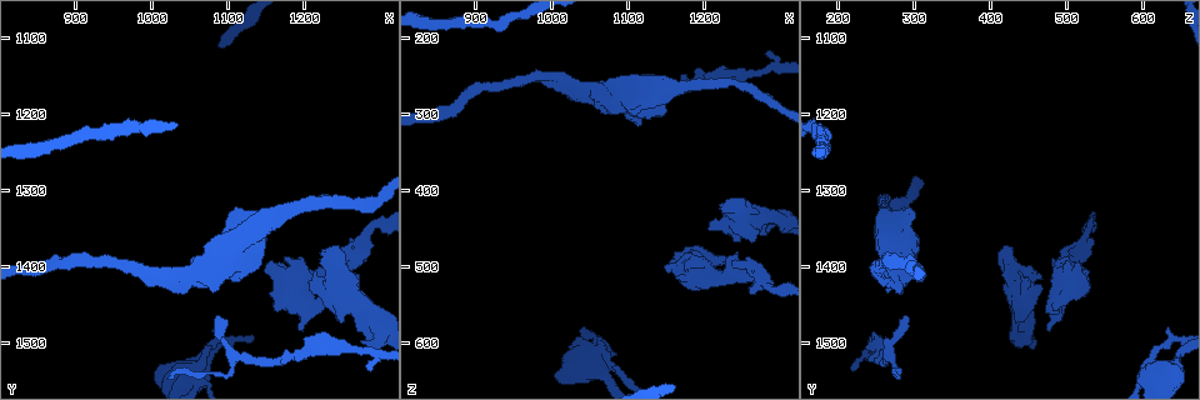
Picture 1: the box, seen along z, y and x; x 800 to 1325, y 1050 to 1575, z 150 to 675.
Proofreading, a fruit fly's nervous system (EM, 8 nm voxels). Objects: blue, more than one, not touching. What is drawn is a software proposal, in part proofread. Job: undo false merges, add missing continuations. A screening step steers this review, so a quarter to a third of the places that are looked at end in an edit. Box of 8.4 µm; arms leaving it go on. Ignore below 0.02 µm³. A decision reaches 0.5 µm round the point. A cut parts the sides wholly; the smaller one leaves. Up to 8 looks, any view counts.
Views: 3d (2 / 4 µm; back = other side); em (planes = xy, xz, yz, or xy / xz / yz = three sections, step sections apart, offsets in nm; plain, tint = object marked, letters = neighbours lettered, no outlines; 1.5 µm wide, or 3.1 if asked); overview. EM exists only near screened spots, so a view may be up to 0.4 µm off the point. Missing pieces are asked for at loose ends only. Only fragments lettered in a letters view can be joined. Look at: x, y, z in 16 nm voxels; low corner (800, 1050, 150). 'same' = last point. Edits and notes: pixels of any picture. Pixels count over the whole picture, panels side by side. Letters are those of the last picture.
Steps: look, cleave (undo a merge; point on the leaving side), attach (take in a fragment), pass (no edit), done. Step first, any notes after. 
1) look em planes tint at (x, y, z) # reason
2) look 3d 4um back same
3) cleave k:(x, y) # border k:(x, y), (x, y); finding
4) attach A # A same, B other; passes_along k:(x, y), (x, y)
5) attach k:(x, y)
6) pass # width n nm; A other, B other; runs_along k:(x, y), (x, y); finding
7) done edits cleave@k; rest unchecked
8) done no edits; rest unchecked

look em planes letters at (1285, 1500, 450) # branch stops here

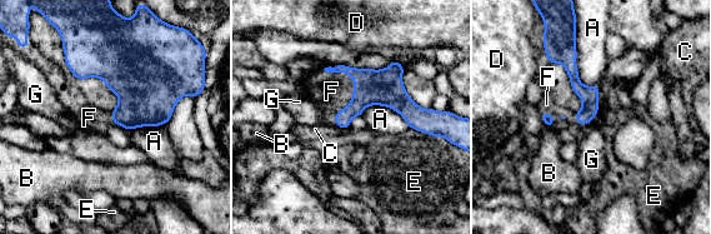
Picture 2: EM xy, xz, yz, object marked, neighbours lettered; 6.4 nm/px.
attach F # A other, B other, C other, D other, E other, F same, G other; it goes on there

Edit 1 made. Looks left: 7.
look overview # see it whole again

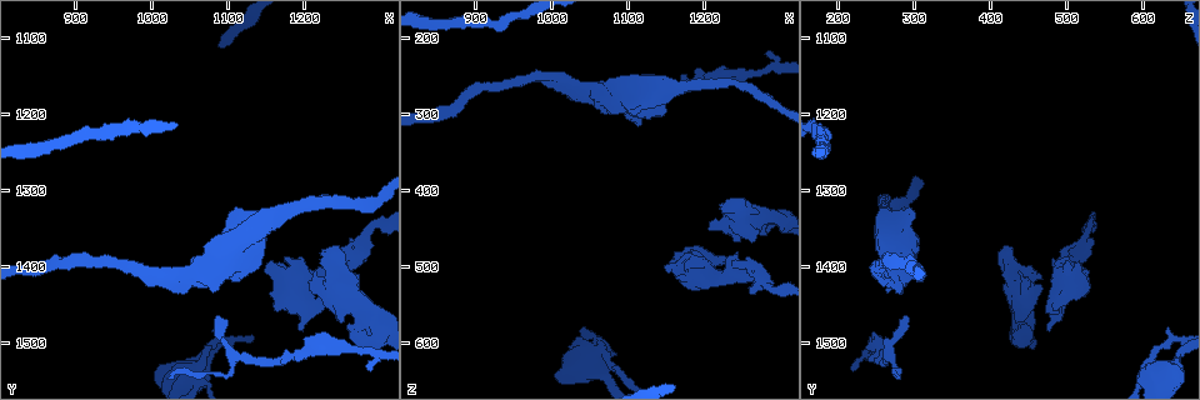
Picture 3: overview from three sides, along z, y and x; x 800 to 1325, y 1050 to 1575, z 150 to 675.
look em planes plain at (1155, 1395, 500) # an open end

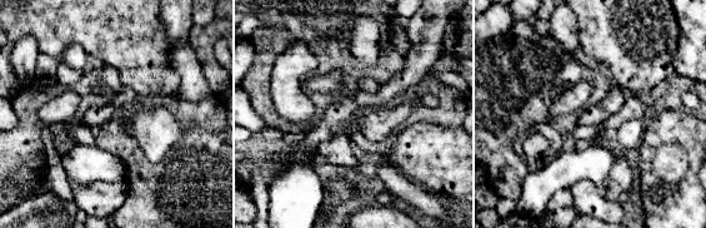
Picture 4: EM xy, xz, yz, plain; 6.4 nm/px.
look em planes letters same # see the neighbours

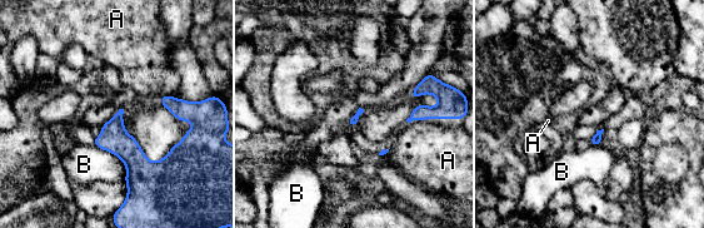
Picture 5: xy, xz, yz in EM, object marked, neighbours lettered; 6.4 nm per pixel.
pass # A other, B other; border 5:(93, 143), (123, 162), (125, 181); no lettered fragment goes on from it

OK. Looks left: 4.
look 3d 4um at (1295, 1345, 530) # sudden change in width

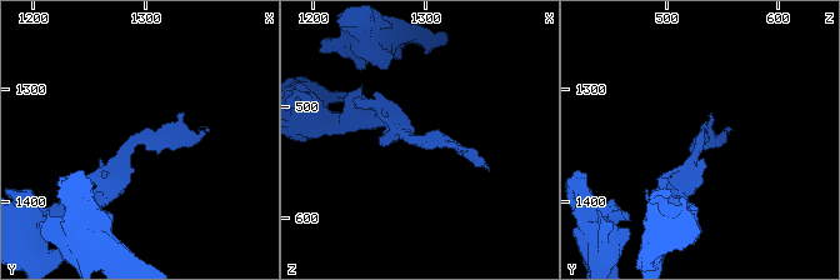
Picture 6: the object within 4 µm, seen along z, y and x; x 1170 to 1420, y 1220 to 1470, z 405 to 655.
look em planes letters at (1294, 1344, 530)

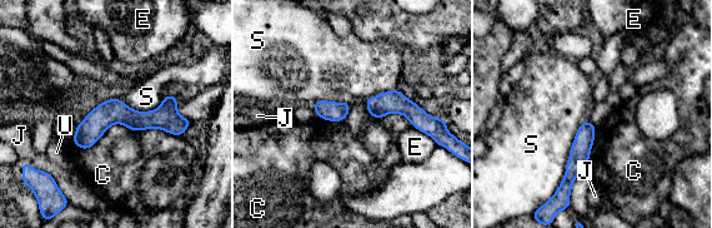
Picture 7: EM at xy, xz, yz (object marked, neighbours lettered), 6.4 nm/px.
pass # C other, E other, J other, S other, U other; all the same cell

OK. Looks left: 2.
done edits attach@2; rest unchecked

